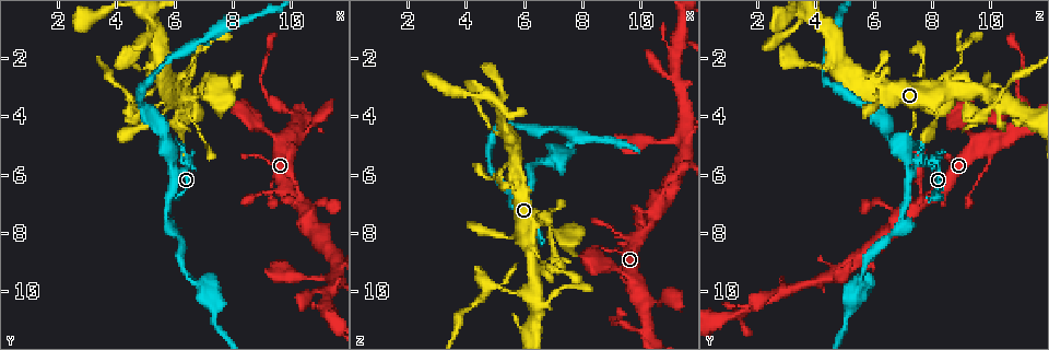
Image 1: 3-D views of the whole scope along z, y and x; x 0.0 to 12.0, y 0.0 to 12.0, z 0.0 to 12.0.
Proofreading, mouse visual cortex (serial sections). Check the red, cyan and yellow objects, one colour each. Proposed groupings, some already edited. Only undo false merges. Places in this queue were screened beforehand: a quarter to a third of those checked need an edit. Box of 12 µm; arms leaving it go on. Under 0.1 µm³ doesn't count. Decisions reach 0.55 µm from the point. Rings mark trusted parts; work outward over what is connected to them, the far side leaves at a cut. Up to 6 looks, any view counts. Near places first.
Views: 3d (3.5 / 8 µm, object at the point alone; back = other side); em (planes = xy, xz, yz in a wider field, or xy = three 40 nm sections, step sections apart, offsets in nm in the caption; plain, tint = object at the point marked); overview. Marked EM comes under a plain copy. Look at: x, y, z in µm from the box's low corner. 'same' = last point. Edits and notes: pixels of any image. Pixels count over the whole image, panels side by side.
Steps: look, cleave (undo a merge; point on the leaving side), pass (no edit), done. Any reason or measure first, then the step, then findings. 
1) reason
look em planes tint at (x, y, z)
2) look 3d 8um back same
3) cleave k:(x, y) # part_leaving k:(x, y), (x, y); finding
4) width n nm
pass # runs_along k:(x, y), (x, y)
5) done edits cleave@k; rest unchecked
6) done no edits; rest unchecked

abrupt turn
look 3d 3.5um at (6.1, 5.4, 7.2)

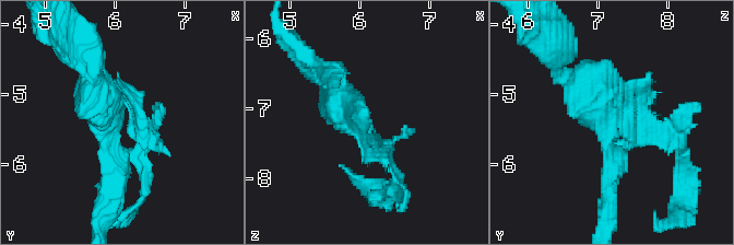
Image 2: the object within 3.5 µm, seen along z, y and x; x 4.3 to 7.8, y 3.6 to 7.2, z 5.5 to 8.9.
arms 3; arm_widths 100, 250, 400 nm; need the tissue
look em planes tint at (6.00, 5.35, 7.25)

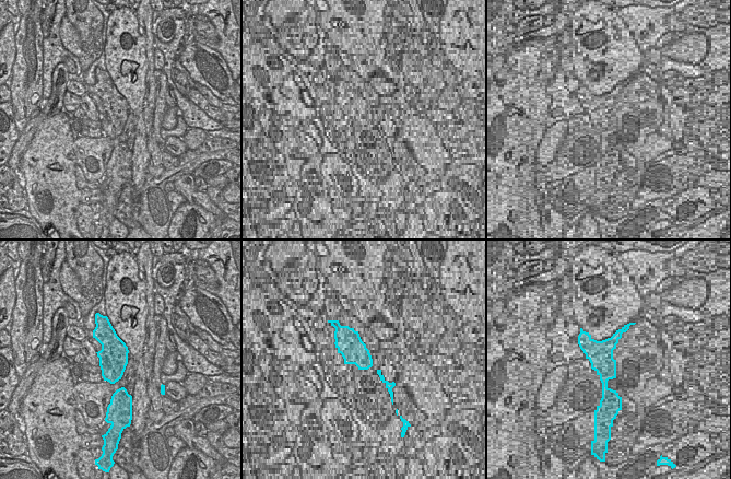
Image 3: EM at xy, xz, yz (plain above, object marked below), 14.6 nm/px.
width 420 nm
pass # runs_along 2:(665, 132), (620, 126), (563, 71); one cell here

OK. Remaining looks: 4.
sharp bend
look 3d 3.5um at (5.4, 3.6, 10.0)

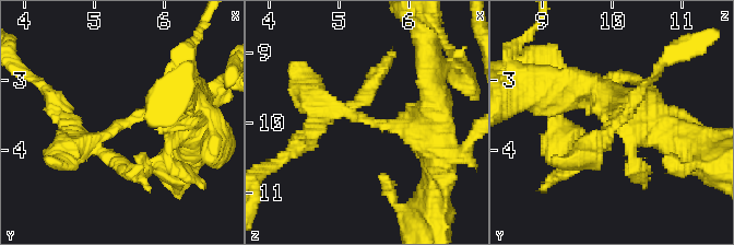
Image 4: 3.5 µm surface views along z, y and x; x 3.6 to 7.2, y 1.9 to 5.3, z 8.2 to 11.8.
now the EM
look em planes tint at (5.40, 3.60, 10.00)

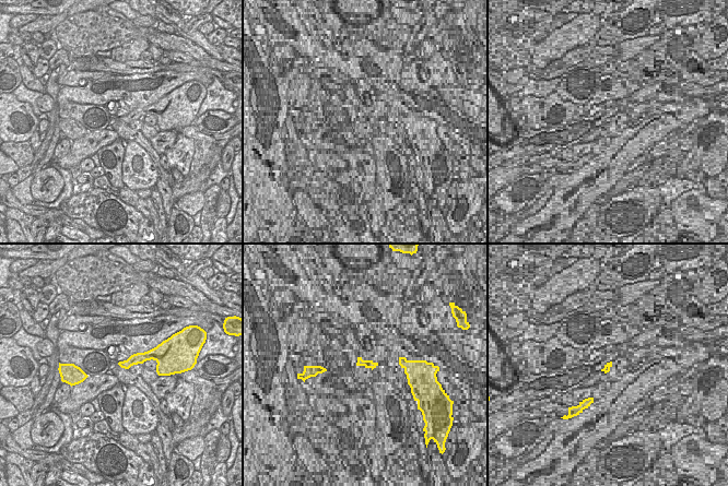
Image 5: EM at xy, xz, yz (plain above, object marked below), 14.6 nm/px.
cleave 4:(50, 103) # part_leaving 4:(330, 113), (312, 120), (276, 163); two cells meet here

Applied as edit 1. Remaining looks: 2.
a narrow waist
look 3d 3.5um at (5.4, 2.5, 4.2)

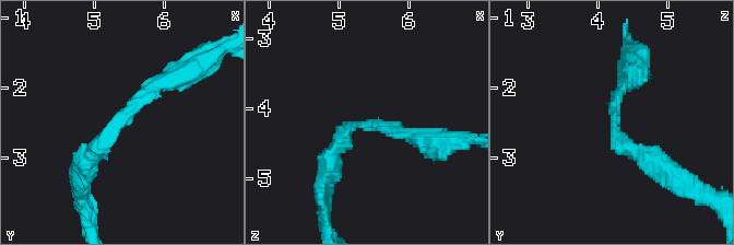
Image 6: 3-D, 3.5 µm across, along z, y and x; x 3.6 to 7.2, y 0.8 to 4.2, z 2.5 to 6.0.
arm_widths 200, 250 nm; now the EM
look em planes tint at (5.35, 2.60, 4.30)

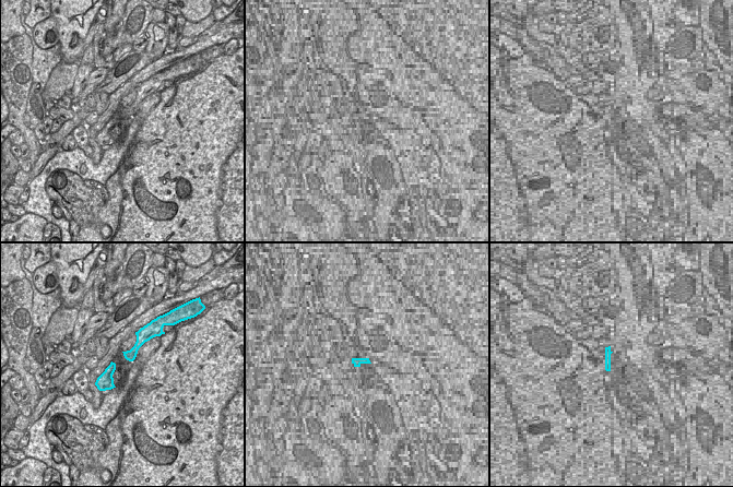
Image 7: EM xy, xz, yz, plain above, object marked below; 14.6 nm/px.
pass # runs_along 6:(85, 161), (155, 86), (173, 80); one cell here

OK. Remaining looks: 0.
done edits cleave@4; rest unchecked

